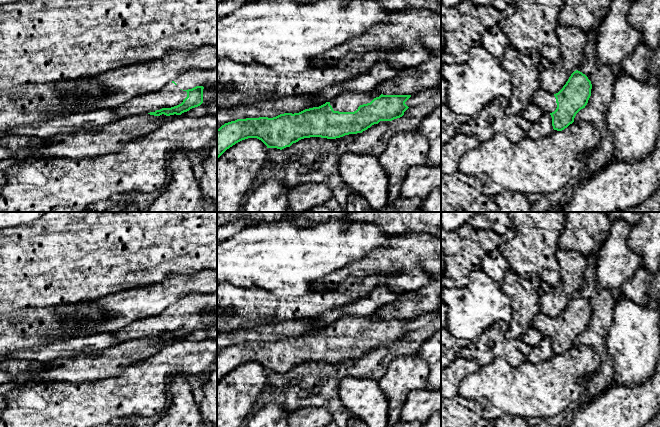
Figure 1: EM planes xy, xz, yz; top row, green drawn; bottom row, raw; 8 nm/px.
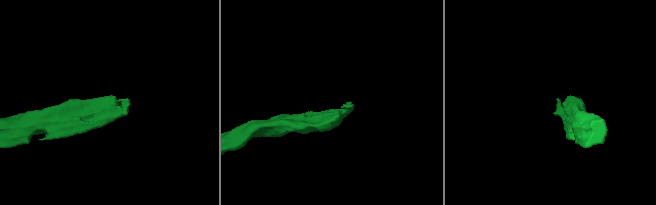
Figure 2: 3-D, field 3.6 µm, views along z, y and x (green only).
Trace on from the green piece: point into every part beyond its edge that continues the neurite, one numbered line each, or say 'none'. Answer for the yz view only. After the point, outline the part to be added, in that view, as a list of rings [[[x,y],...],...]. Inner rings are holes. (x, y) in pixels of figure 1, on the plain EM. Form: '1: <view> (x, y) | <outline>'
1: yz (545, 325) | [[[539,312],[530,327],[537,329],[544,337],[552,337],[557,332],[556,322],[553,318]]]

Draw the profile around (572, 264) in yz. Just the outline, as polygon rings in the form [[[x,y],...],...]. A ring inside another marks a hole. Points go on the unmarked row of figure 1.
[[[559,248],[556,258],[560,267],[561,285],[552,287],[541,280],[536,286],[541,313],[553,319],[558,317],[571,298],[578,294],[587,265],[586,257],[577,251]]]

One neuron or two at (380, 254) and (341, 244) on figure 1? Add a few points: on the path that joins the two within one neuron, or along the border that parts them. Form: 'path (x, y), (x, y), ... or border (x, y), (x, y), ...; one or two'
border (381, 246), (375, 250); two

